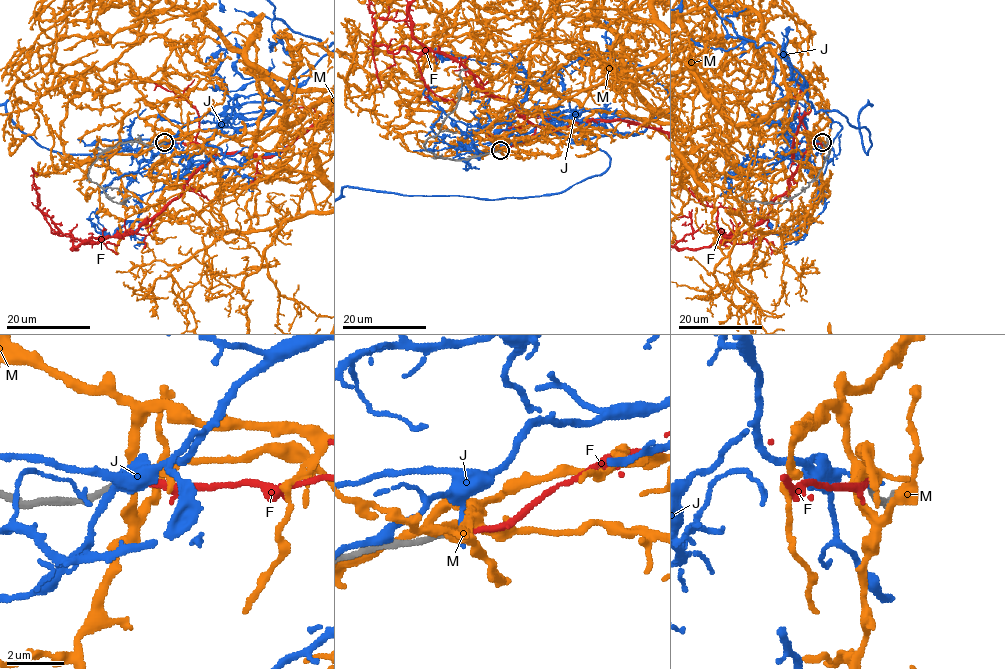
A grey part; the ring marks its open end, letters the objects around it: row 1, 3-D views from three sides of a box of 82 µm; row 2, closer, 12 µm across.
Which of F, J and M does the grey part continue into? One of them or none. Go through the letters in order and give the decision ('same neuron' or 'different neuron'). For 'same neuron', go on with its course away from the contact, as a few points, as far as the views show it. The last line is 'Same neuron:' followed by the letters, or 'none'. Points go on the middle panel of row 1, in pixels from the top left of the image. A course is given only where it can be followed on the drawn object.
F: same neuron
J: different neuron
M: different neuron
Same neuron: F

